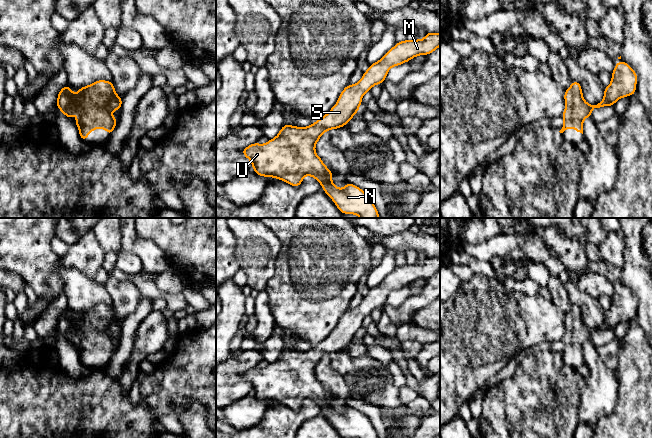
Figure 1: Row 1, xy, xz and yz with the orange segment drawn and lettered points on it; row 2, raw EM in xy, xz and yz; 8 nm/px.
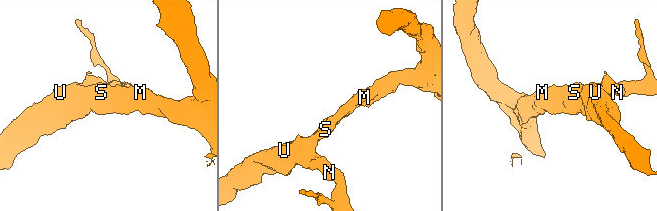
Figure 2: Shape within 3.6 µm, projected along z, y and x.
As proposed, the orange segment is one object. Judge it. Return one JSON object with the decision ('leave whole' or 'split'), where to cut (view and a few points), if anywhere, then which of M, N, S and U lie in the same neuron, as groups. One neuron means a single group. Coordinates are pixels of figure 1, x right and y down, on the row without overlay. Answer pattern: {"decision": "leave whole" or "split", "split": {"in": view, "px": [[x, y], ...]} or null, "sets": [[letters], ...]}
{"decision": "leave whole", "split": null, "sets": [["M", "N", "S", "U"]]}

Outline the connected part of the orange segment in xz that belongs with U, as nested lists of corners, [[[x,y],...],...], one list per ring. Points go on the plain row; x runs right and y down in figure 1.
[[[426,257],[423,264],[397,266],[376,287],[370,288],[361,304],[347,309],[331,334],[307,351],[285,348],[279,358],[265,368],[253,367],[241,376],[252,386],[257,400],[280,403],[299,411],[306,399],[314,401],[342,438],[378,438],[370,420],[351,407],[343,413],[332,407],[333,397],[315,376],[321,359],[342,352],[359,335],[363,319],[386,304],[391,291],[409,286],[419,279],[429,279],[440,270],[440,257]]]

